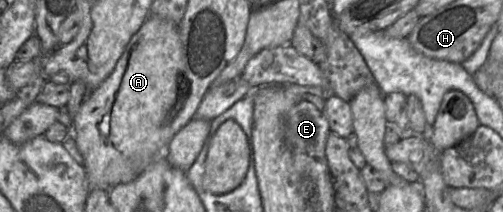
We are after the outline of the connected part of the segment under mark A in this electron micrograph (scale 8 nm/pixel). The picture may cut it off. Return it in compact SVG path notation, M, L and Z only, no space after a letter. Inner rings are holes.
M149 16L141 28L130 39L113 72L103 81L99 87L89 92L88 96L83 101L79 111L72 119L74 139L79 151L84 158L83 167L87 175L90 190L100 189L109 191L111 188L119 184L132 182L138 178L147 167L149 167L160 157L164 156L171 139L170 119L167 119L167 116L176 106L176 104L183 102L185 92L186 79L184 76L183 48L179 26L176 26L170 21L161 19L159 17Z

